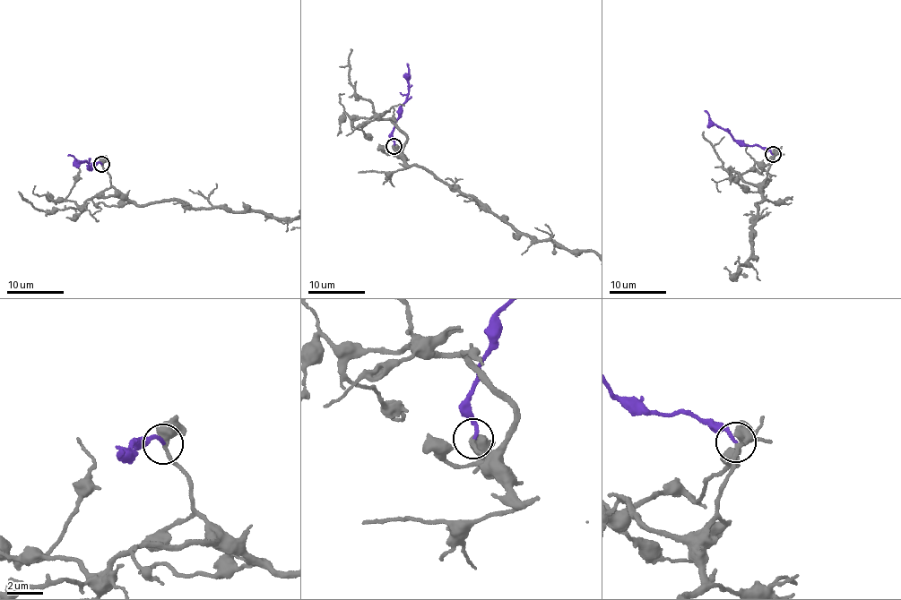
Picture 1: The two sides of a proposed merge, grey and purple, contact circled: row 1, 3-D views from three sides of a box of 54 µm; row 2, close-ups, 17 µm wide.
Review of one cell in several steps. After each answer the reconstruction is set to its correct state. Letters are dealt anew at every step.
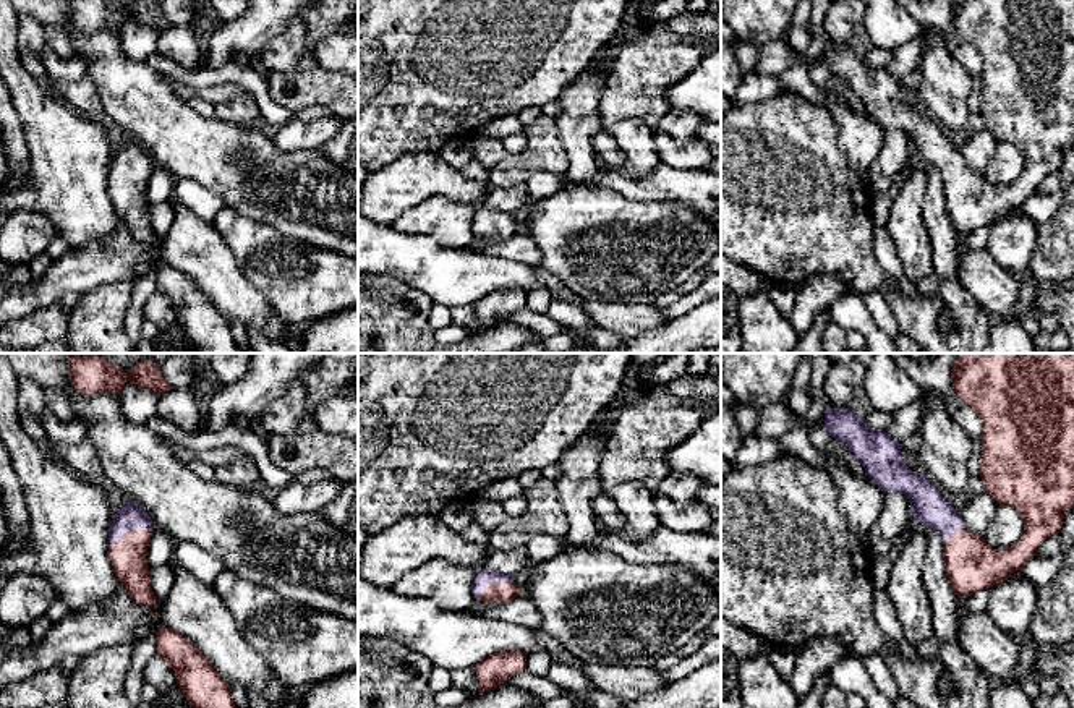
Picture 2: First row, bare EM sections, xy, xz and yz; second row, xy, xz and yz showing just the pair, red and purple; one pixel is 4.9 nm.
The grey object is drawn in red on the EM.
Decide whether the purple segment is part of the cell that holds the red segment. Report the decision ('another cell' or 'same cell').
same cell

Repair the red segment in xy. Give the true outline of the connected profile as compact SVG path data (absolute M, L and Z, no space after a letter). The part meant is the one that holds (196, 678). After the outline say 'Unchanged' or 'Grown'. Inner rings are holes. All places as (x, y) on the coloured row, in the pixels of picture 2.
M157 630L157 656L170 666L181 693L193 708L237 708L230 685L196 645L178 632Z. Unchanged

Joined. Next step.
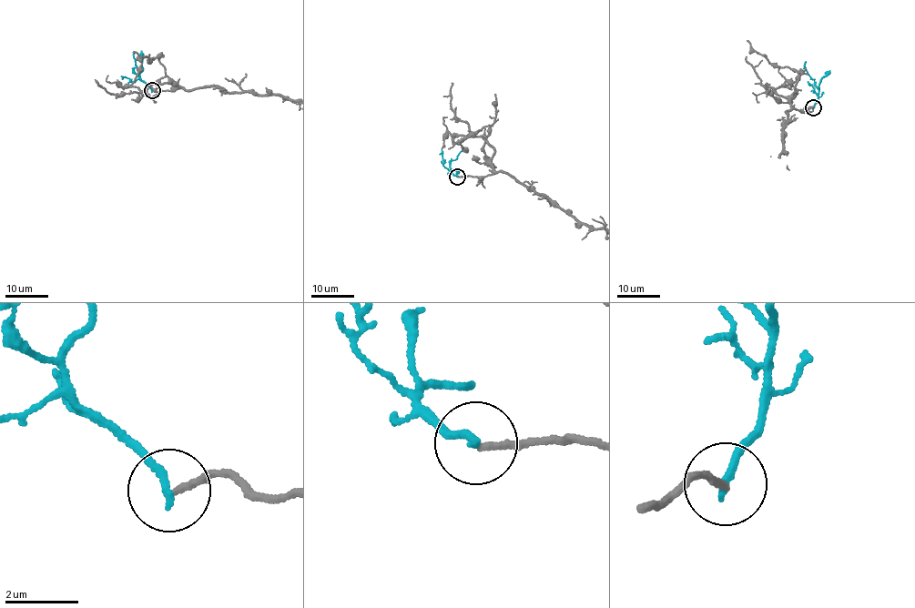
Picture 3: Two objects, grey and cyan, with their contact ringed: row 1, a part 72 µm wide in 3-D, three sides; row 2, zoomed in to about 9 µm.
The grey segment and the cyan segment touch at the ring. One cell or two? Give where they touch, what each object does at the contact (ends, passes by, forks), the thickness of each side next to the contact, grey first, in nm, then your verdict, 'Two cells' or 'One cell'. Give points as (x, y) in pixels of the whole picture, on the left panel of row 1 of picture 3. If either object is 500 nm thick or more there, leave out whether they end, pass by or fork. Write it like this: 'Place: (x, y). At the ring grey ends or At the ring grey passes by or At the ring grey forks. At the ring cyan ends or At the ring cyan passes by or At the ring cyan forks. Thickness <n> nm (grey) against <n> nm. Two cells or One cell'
Place: (152, 90). At the ring grey ends. At the ring cyan ends. Thickness 180 nm (grey) against 220 nm. Two cells

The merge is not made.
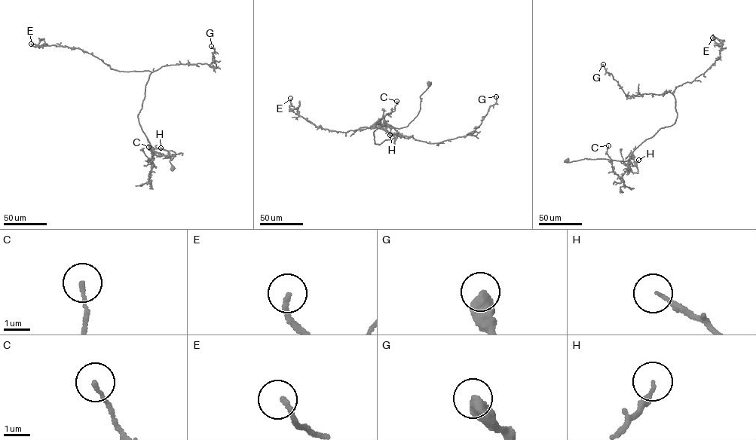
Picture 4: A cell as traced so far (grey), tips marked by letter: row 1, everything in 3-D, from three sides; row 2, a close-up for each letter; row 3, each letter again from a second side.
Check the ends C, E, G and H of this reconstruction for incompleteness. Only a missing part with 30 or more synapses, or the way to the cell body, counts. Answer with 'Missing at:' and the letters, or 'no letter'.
Missing at: E

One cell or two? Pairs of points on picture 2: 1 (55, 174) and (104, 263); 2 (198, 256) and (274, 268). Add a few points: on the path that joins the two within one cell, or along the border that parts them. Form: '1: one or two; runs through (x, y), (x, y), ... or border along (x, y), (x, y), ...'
1: two; border along (119, 219), (115, 235), (109, 242), (70, 250)
2: two; border along (214, 229), (232, 253), (240, 271), (259, 290)

